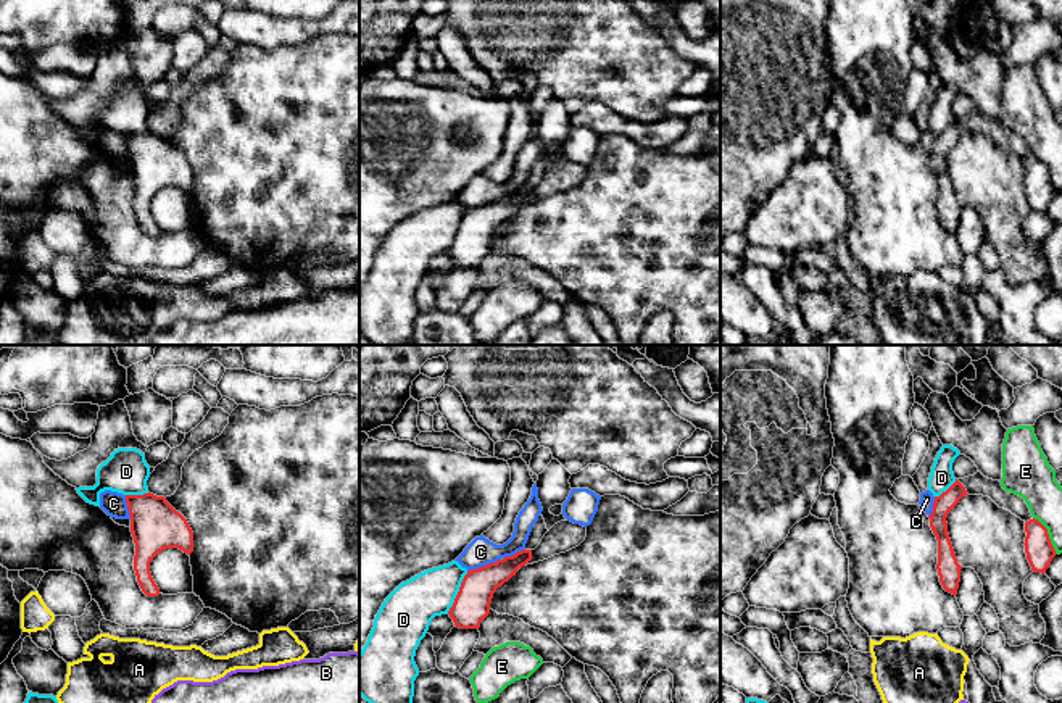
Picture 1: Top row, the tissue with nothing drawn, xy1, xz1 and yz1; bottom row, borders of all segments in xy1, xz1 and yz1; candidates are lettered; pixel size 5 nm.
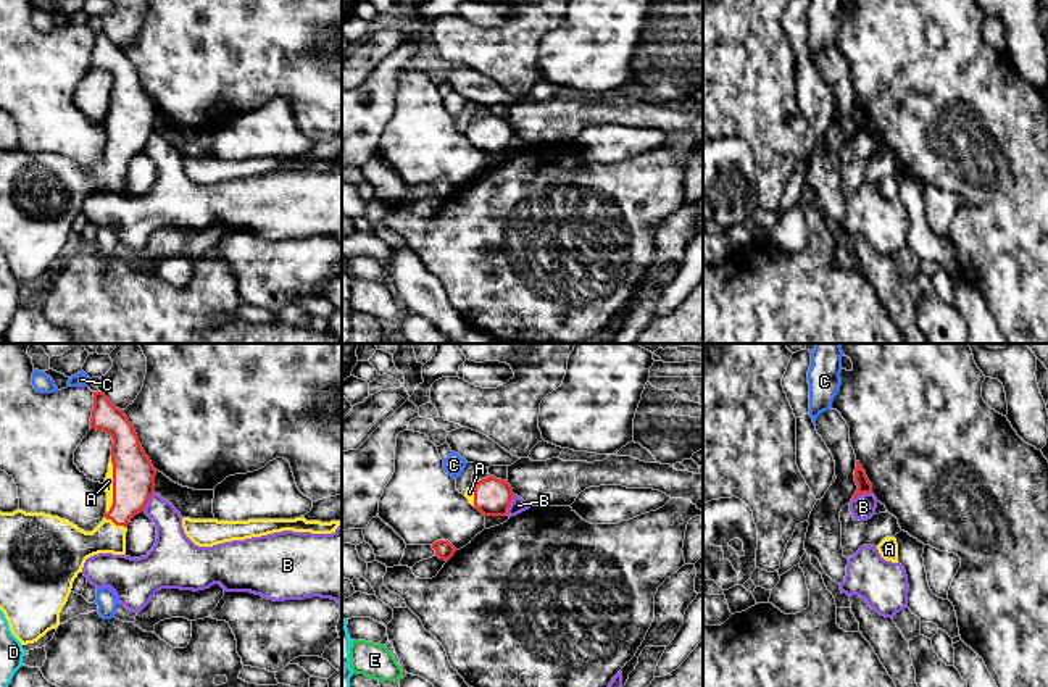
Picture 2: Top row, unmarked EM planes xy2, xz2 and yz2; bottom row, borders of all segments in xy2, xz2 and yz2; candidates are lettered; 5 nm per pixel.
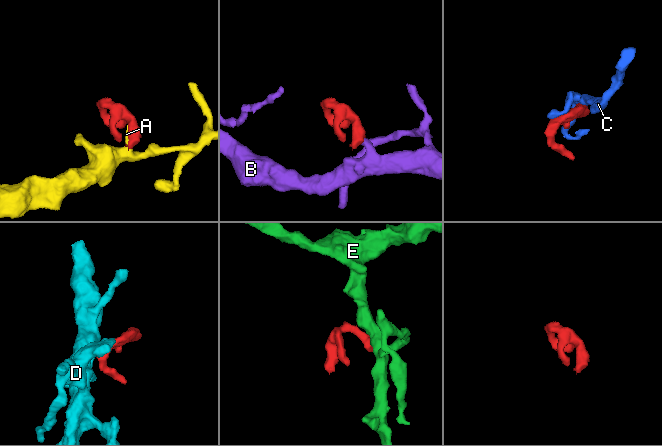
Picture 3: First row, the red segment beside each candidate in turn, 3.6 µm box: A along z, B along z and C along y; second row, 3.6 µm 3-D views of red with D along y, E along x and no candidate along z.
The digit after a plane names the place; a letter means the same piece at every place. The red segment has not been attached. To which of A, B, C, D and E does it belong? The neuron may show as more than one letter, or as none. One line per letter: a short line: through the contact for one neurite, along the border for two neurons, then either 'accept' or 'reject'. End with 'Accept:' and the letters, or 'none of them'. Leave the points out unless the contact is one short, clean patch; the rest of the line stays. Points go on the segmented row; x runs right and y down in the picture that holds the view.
A: line xy2 (133, 471), (113, 486), (108, 481); accept
B: line yz2 (871, 492), (861, 492), (852, 500); reject
C: line xz1 (500, 558), (468, 571); reject
D: line xz1 (468, 571), (447, 613); reject
E: line yz1 (1033, 516), (1046, 529), (1049, 542), (1057, 553); reject
Accept: A

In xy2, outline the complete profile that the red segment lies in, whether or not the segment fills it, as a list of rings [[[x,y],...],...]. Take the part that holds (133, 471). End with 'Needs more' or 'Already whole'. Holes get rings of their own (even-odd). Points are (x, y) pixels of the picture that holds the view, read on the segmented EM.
[[[94,392],[90,429],[103,431],[113,439],[108,473],[103,482],[106,513],[92,532],[45,513],[0,511],[0,610],[21,645],[37,642],[48,631],[60,626],[60,613],[87,558],[98,553],[126,555],[127,524],[143,511],[155,492],[156,469],[145,455],[124,411],[116,408],[103,392]]]. Needs more

